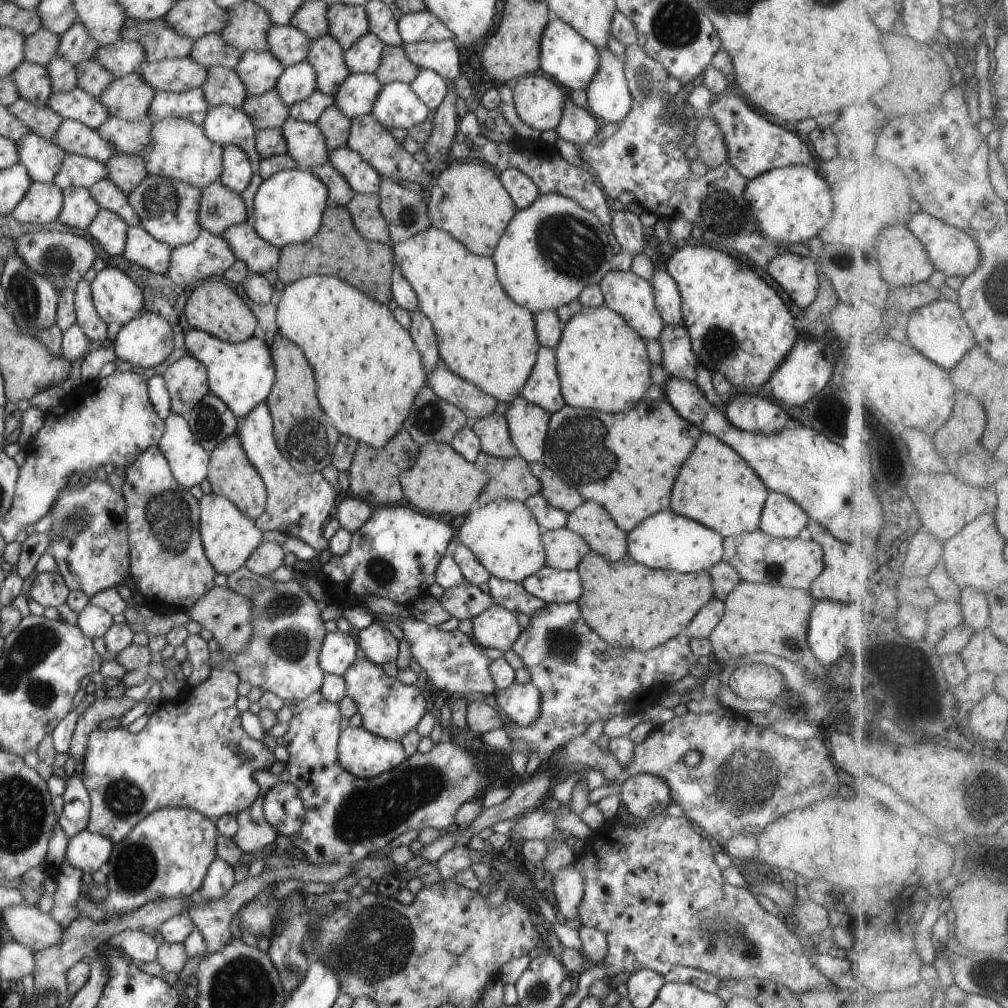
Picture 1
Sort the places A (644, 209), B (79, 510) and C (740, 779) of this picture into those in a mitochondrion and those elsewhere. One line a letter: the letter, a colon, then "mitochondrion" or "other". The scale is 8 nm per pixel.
A: other
B: mitochondrion
C: mitochondrion

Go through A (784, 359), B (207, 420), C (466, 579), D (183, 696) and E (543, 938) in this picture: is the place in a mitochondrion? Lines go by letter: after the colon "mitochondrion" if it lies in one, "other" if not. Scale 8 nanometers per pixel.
A: other
B: mitochondrion
C: other
D: other
E: other

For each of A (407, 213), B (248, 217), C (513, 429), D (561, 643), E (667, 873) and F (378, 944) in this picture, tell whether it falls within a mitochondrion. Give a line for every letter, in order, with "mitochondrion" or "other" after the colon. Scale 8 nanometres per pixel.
A: mitochondrion
B: other
C: other
D: mitochondrion
E: other
F: mitochondrion

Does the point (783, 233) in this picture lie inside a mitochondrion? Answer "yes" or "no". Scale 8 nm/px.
no

